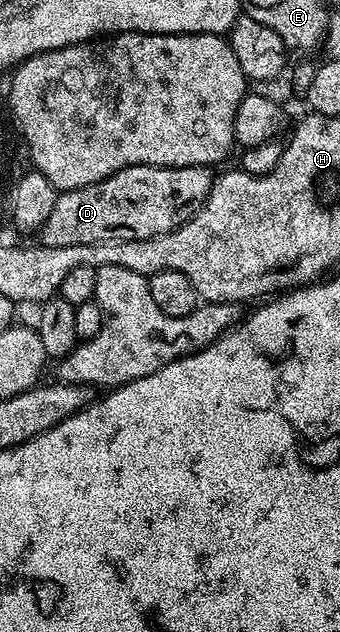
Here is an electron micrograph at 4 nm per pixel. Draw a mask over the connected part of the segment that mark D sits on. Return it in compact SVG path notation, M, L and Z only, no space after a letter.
M202 165L173 169L126 167L105 181L61 192L54 211L38 231L39 240L50 247L70 247L97 241L150 239L169 233L200 210L200 204L210 195L213 180L213 170Z

